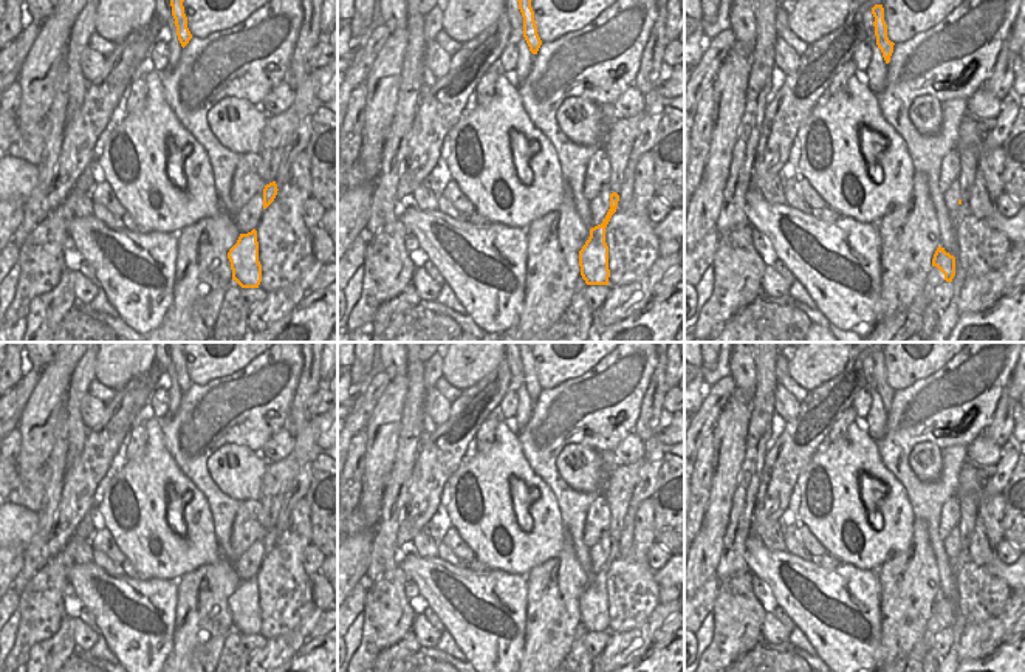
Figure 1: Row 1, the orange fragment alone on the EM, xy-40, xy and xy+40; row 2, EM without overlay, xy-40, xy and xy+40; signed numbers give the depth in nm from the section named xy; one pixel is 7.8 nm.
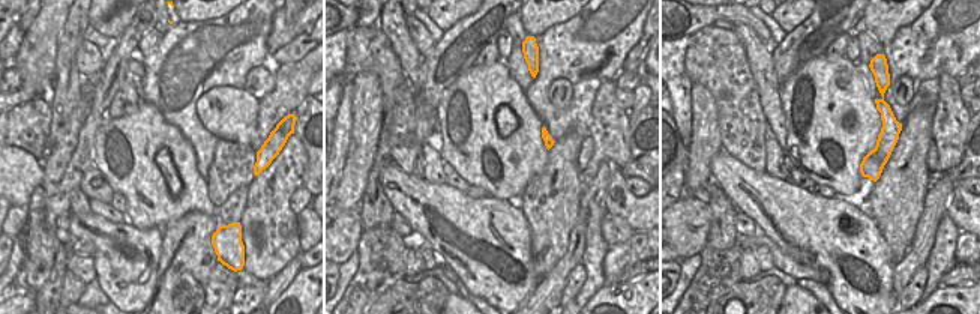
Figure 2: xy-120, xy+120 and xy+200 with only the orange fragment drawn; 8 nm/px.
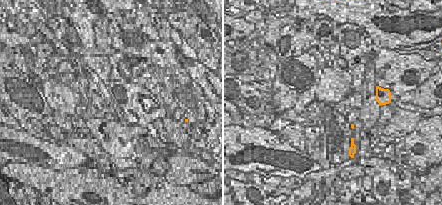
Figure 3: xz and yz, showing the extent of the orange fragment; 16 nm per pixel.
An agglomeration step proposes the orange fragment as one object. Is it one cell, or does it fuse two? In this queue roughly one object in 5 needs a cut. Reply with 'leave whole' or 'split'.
leave whole

